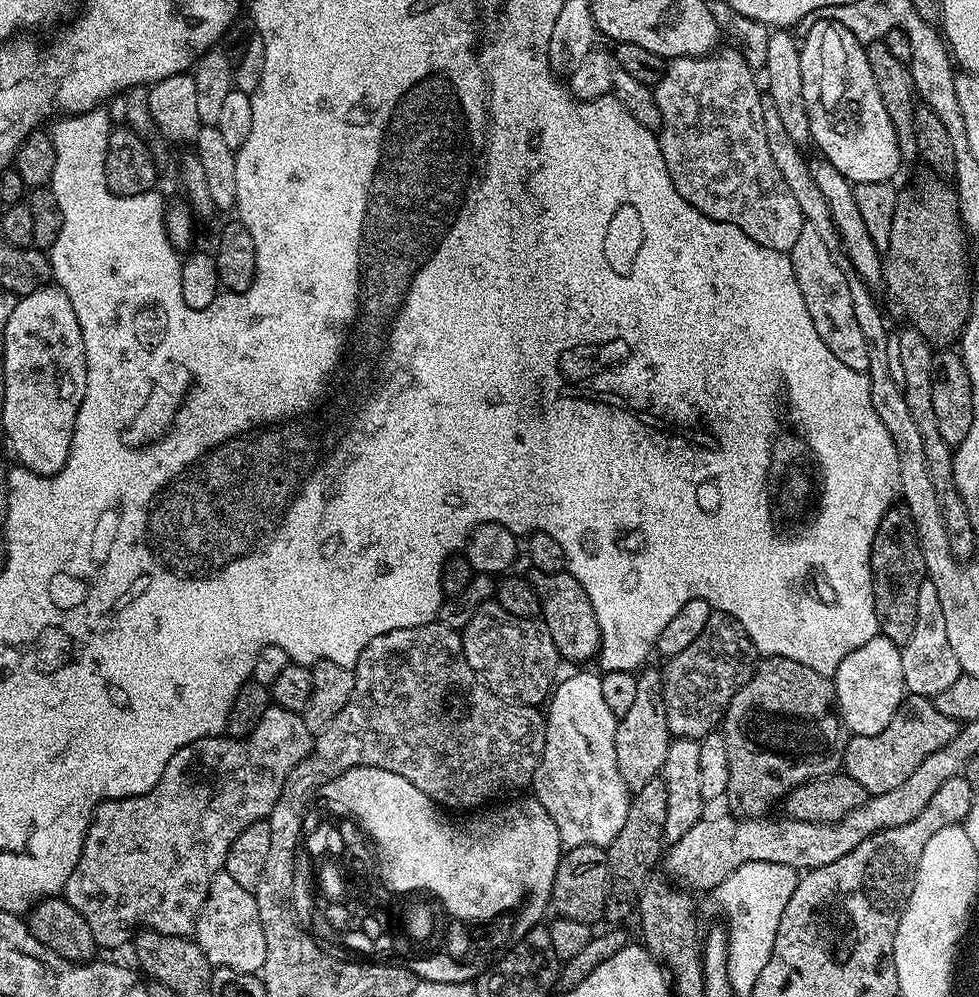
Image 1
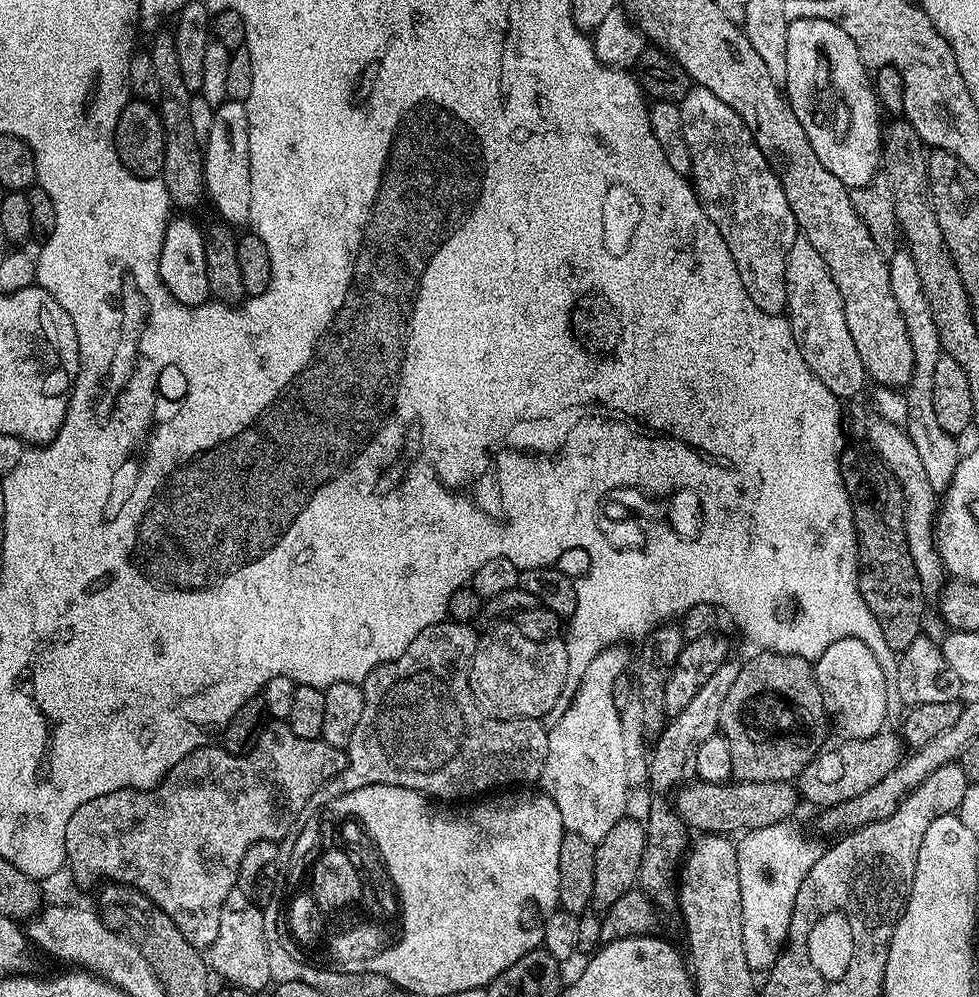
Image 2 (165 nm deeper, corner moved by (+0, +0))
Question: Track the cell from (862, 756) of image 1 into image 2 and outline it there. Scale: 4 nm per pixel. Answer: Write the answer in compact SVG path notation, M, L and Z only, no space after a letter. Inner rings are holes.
M882 730L870 738L829 738L824 741L815 758L800 771L798 777L799 795L817 804L817 809L832 808L835 804L846 802L850 798L858 798L858 794L866 794L870 786L878 786L890 770L894 770L902 759L902 740L889 730Z

